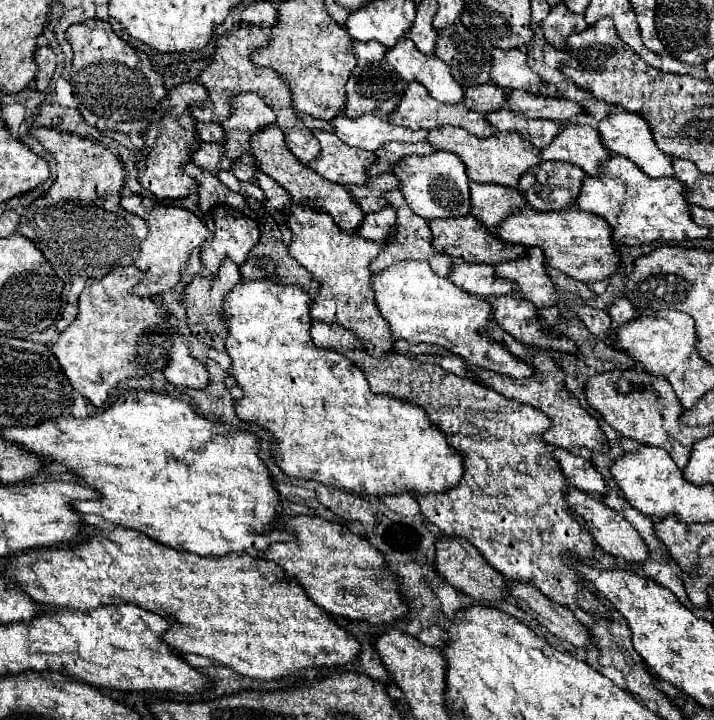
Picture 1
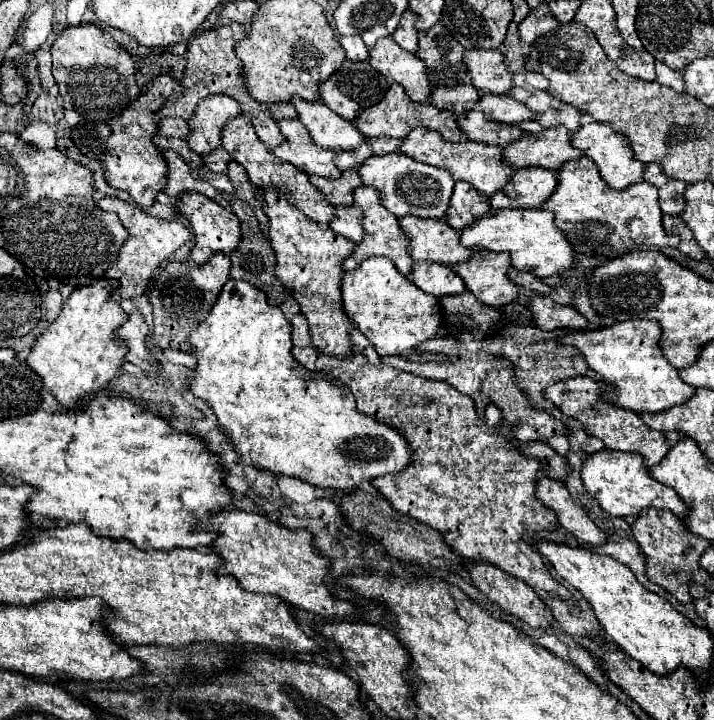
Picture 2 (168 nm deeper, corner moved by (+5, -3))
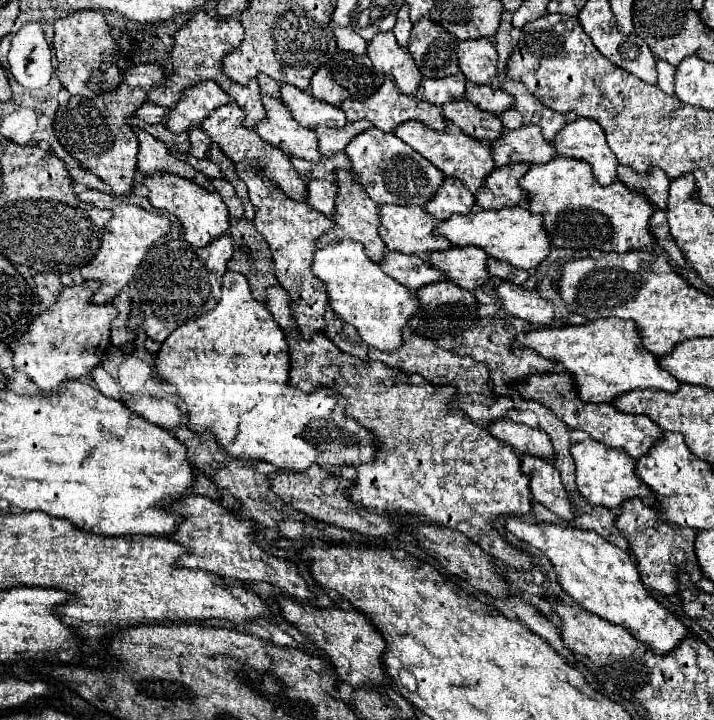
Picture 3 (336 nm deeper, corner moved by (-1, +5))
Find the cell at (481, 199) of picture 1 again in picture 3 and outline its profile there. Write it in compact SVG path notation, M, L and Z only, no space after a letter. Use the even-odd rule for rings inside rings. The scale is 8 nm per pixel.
M444 178L440 190L436 190L434 198L424 206L430 216L436 220L446 220L452 214L470 214L476 206L474 196L458 178Z

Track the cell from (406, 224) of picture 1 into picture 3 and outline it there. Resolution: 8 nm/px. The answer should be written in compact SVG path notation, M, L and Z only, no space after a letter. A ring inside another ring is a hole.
M334 170L334 174L336 174L336 188L338 188L338 192L336 192L336 200L334 200L334 216L332 216L332 220L334 220L334 226L332 226L332 230L328 230L326 234L322 234L320 238L318 238L318 242L316 242L316 246L318 248L324 248L324 246L328 246L328 244L332 244L332 242L338 242L338 240L344 240L344 238L350 238L350 240L356 240L356 242L362 242L364 246L366 246L366 256L370 258L370 260L374 260L374 262L380 262L382 260L382 256L388 252L386 250L386 246L382 244L382 240L380 240L380 236L378 236L378 204L374 204L370 198L368 198L368 194L364 192L364 188L350 176L350 172L348 170Z

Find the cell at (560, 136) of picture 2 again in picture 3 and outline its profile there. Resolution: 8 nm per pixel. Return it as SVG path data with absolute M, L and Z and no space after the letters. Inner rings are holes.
M524 124L518 130L504 130L502 136L492 142L492 160L496 166L516 162L546 164L552 158L556 158L552 142L544 140L540 128L534 124Z

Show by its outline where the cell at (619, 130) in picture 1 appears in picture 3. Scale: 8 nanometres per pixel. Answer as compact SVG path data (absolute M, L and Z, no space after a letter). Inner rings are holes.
M576 118L574 122L566 124L554 136L554 146L558 156L588 162L594 178L602 186L616 182L618 160L606 144L604 130L592 118Z

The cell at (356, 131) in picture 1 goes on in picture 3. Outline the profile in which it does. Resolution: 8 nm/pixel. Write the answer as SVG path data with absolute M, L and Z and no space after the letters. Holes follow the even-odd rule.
M282 84L280 94L282 94L284 106L292 112L294 120L298 120L298 124L302 124L306 128L316 126L316 124L328 124L328 126L346 124L346 116L340 108L336 108L328 102L320 102L320 100L312 98L308 92L302 92L292 84Z

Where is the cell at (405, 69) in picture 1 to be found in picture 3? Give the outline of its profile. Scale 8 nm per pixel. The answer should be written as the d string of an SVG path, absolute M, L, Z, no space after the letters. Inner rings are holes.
M392 32L376 34L368 42L366 54L378 72L382 70L386 76L394 78L402 94L412 94L418 88L422 76L416 64L412 62L412 56L406 52L406 48L400 48L396 44L396 38Z

